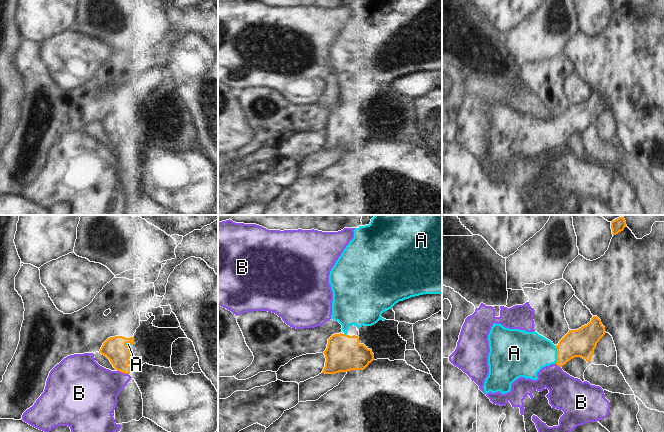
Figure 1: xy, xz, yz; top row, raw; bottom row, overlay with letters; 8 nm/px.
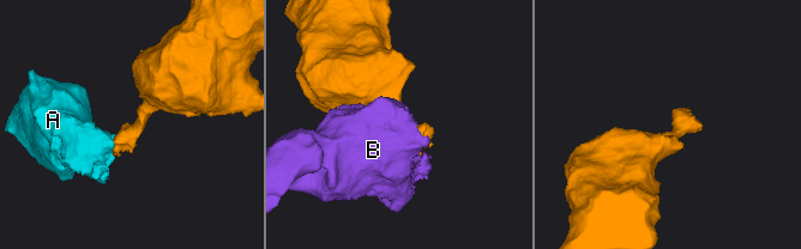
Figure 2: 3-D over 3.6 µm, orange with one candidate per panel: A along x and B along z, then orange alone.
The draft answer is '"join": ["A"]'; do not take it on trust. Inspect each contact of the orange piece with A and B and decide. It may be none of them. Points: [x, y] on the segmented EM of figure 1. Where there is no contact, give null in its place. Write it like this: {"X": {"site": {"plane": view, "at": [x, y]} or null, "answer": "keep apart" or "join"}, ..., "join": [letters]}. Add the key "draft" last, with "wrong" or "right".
{"A": {"site": {"plane": "yz", "at": [557, 355]}, "answer": "join"}, "B": {"site": {"plane": "xy", "at": [123, 372]}, "answer": "keep apart"}, "join": ["A"], "draft": "right"}

